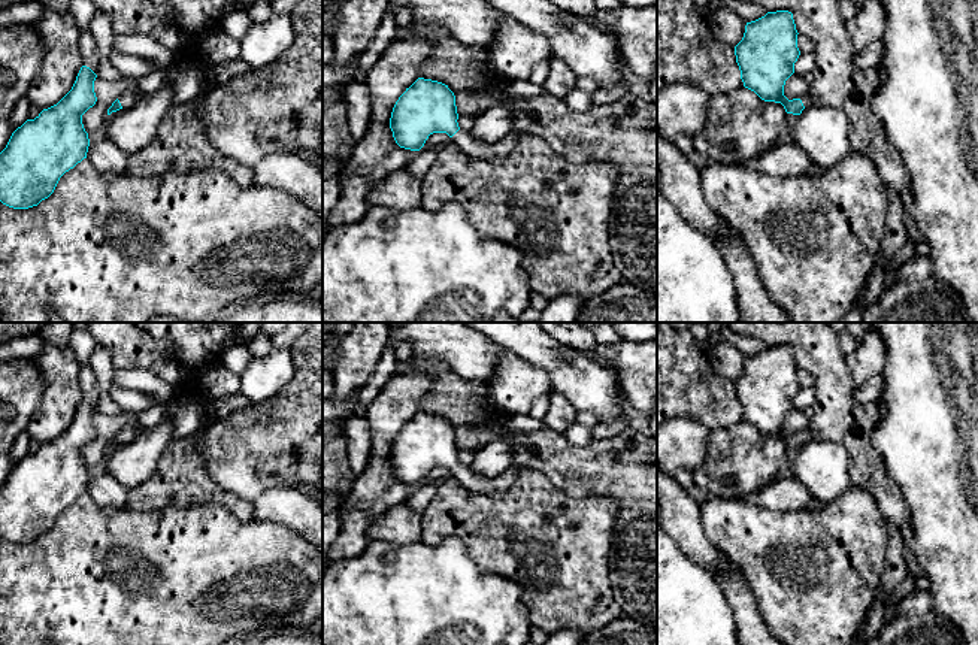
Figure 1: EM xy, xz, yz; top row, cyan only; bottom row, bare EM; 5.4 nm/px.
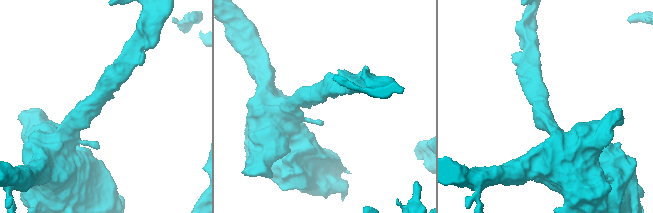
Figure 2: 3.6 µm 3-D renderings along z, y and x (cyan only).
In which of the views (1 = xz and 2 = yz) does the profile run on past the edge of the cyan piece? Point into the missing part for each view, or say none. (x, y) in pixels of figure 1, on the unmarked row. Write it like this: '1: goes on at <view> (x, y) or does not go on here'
1: goes on at xz (466, 477)
2: goes on at yz (807, 435)

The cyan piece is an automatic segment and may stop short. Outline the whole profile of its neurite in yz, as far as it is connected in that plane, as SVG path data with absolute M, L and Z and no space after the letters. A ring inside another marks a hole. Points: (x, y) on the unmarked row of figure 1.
M767 346L747 357L744 372L735 381L744 421L764 436L781 437L793 449L814 439L808 427L793 434L784 430L785 415L794 408L800 390L797 369L791 346Z

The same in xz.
M418 412L396 436L390 463L400 482L420 485L430 469L446 467L466 488L479 487L487 494L505 493L521 467L512 466L502 475L482 479L458 461L455 430L448 420Z

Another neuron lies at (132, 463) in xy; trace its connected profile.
M169 412L155 426L146 429L130 443L108 449L108 473L125 488L142 485L157 469L166 448L173 442Z

